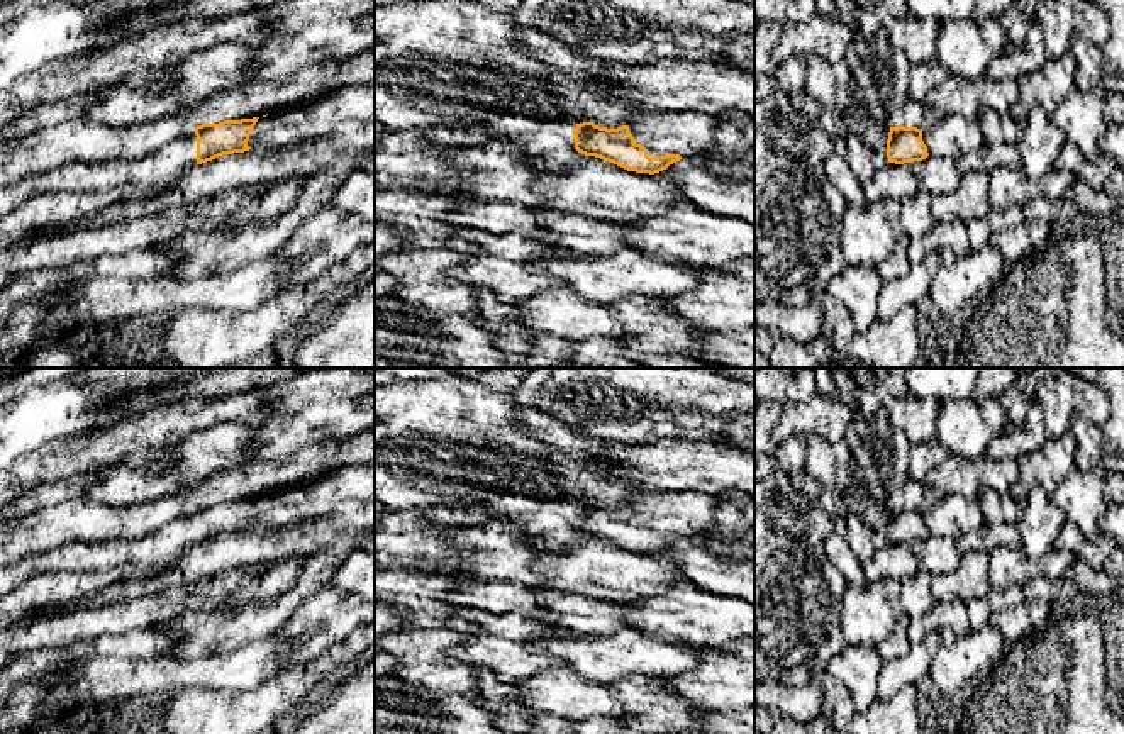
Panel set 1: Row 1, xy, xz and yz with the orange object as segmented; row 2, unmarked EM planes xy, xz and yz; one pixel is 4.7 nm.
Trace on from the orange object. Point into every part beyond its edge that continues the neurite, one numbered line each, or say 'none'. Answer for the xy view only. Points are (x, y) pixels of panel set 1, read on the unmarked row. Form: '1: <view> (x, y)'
1: xy (282, 507)
2: xy (175, 538)

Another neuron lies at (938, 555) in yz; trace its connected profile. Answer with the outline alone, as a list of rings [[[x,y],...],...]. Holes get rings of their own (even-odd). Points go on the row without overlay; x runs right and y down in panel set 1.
[[[927,536],[922,541],[912,541],[909,548],[919,568],[927,570],[932,576],[956,570],[961,561],[961,554],[953,537]]]

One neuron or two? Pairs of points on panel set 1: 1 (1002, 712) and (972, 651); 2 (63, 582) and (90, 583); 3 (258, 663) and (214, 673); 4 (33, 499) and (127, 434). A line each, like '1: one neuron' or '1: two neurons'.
1: two neurons
2: one neuron
3: one neuron
4: two neurons

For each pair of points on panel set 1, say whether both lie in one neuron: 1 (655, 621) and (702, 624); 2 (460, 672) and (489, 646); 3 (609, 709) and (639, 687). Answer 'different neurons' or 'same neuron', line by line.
1: same neuron
2: different neurons
3: different neurons

